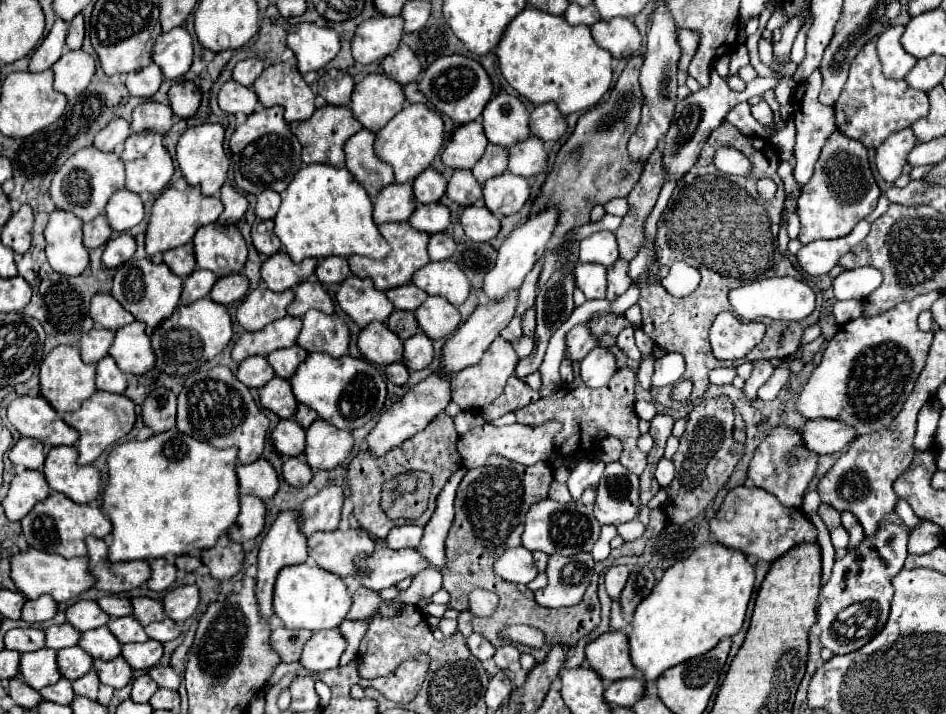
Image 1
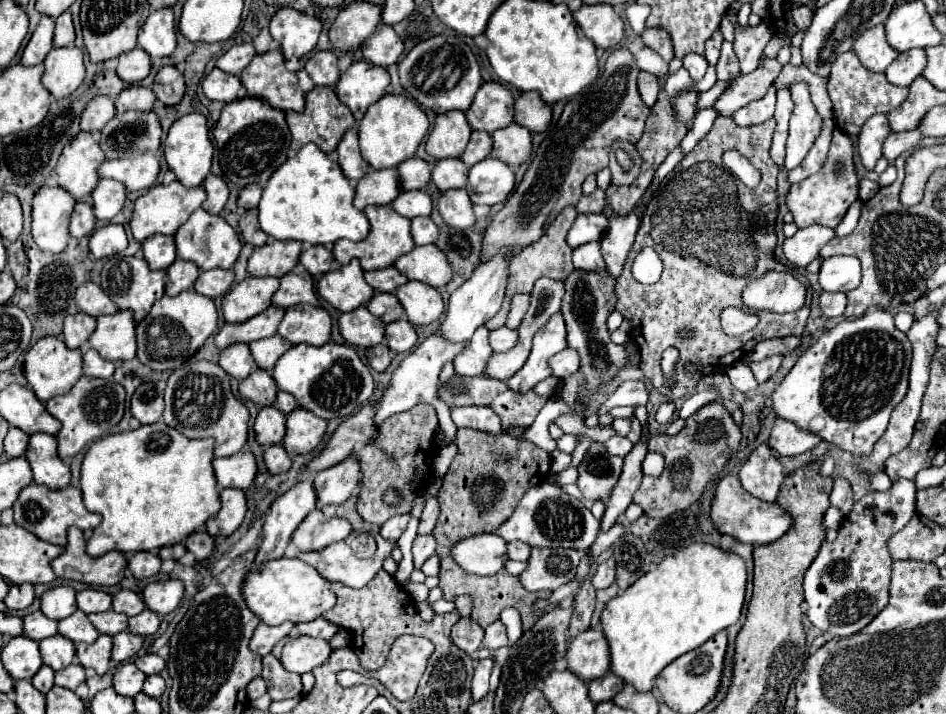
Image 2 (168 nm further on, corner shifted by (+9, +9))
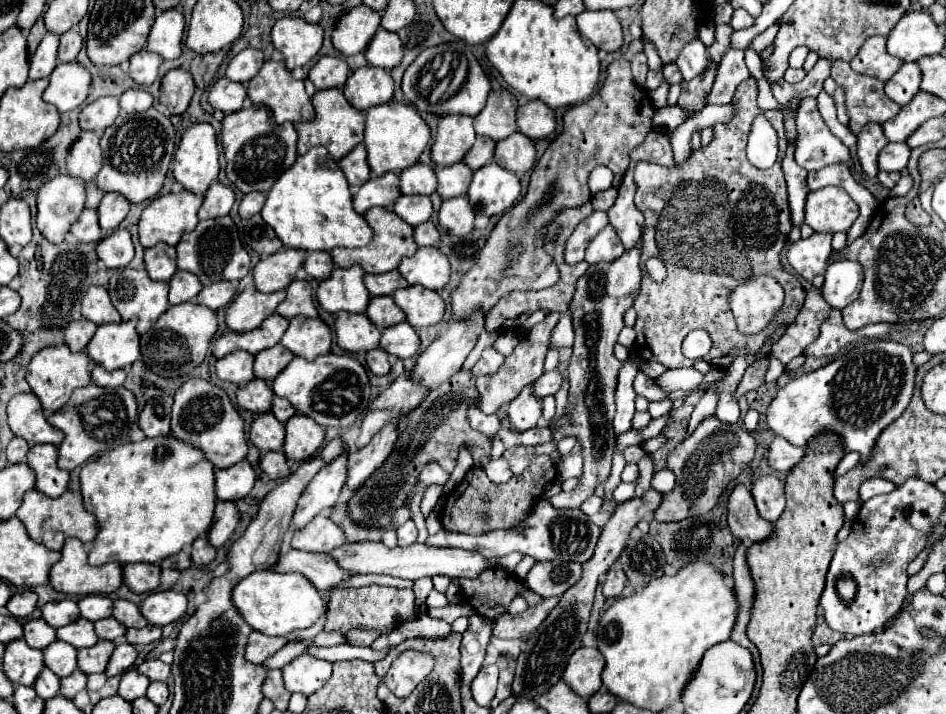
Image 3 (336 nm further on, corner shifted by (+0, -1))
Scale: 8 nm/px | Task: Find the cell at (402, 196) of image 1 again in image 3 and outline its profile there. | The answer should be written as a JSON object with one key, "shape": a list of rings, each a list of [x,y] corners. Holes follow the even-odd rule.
{"shape":[[[384,173],[382,177],[368,179],[352,197],[352,205],[358,213],[364,213],[366,209],[380,205],[388,207],[400,197],[400,181],[396,173]]]}

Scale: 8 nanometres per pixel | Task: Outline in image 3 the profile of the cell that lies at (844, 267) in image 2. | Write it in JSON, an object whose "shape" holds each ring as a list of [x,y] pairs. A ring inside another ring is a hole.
{"shape":[[[848,259],[834,261],[826,267],[824,277],[826,281],[820,289],[824,301],[832,309],[844,309],[858,297],[862,287],[862,265]]]}

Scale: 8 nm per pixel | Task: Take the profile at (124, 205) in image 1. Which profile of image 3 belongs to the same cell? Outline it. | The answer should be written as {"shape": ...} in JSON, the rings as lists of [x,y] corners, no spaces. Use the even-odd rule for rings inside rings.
{"shape":[[[106,193],[98,207],[98,219],[100,219],[102,231],[116,229],[126,219],[128,209],[130,209],[130,203],[126,201],[126,197],[122,197],[120,193]]]}

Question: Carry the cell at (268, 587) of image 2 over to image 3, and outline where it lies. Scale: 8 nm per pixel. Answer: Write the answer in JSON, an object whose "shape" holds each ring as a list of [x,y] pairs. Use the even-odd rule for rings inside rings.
{"shape":[[[256,571],[232,589],[232,603],[242,619],[264,635],[288,635],[294,629],[306,629],[326,611],[322,595],[312,589],[312,583],[300,577],[300,573],[282,575],[276,571]]]}

